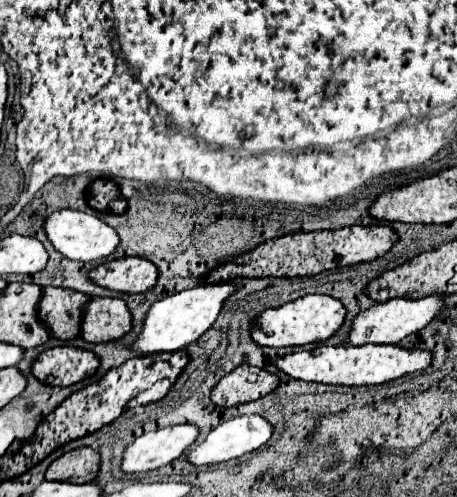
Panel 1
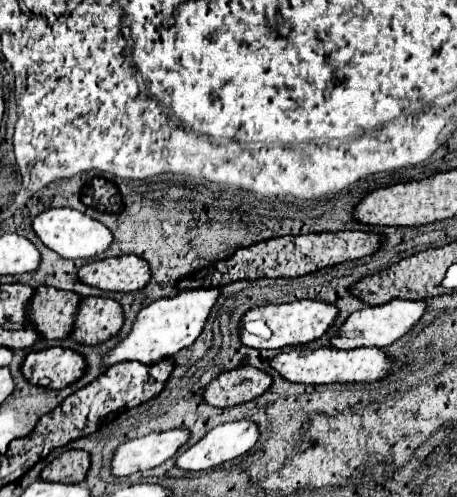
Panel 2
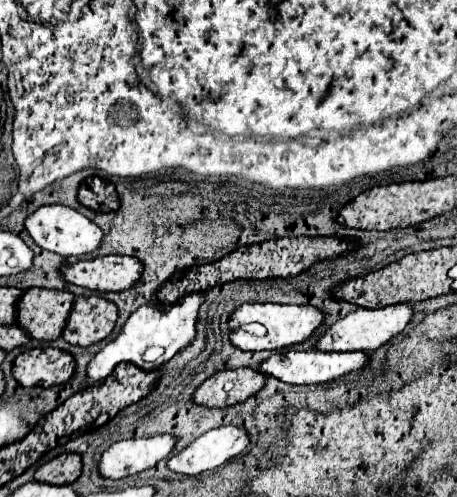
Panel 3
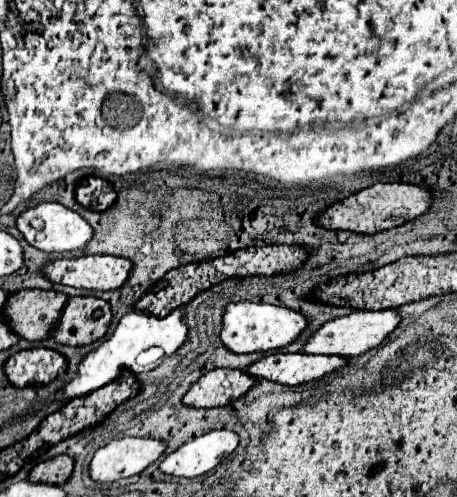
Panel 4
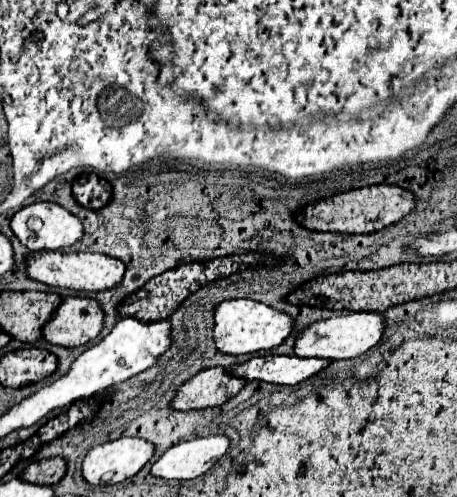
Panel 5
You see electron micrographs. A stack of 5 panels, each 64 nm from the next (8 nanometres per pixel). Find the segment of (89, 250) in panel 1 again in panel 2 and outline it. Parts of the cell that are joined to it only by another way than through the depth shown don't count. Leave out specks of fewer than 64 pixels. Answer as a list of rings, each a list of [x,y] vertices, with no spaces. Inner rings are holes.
[[[50,208],[40,212],[32,220],[32,230],[44,242],[44,246],[48,246],[64,258],[92,258],[104,252],[112,242],[112,232],[104,224],[74,208]]]

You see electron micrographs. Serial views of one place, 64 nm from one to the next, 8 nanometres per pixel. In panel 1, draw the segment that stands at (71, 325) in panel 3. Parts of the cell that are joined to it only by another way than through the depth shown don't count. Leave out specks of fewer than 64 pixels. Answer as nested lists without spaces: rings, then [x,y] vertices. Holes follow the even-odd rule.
[[[92,298],[82,314],[80,338],[94,344],[112,342],[130,332],[130,324],[128,306],[120,298]]]

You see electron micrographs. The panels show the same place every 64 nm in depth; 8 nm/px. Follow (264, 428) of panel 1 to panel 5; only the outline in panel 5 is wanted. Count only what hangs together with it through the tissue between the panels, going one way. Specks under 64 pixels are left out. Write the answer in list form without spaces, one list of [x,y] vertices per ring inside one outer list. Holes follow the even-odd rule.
[[[224,434],[178,442],[168,448],[150,468],[150,474],[164,480],[190,480],[208,472],[228,450],[230,440]]]

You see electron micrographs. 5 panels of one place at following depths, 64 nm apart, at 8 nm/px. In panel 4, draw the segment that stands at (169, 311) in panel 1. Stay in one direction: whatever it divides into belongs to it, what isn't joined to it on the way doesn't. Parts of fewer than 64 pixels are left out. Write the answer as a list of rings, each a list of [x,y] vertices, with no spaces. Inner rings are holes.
[[[182,308],[174,310],[172,314],[168,314],[166,318],[156,318],[156,316],[148,316],[146,312],[128,312],[128,316],[124,316],[114,334],[110,338],[106,338],[96,350],[88,352],[80,364],[78,370],[74,374],[74,378],[70,382],[66,382],[60,390],[56,390],[54,394],[50,394],[46,400],[38,400],[26,414],[22,416],[30,416],[40,412],[44,406],[52,404],[52,402],[68,402],[72,398],[78,396],[88,396],[90,392],[118,380],[122,376],[124,370],[132,372],[132,374],[142,374],[142,372],[150,372],[154,370],[158,364],[164,361],[164,358],[172,356],[186,340],[188,328],[182,322]]]

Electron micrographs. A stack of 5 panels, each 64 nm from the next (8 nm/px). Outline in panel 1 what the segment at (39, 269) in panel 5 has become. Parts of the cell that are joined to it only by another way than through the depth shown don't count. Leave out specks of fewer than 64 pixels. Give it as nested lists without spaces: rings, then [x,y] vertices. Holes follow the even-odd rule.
[[[116,258],[104,264],[98,264],[90,270],[88,278],[102,288],[116,292],[146,292],[156,284],[156,266],[146,258]]]

